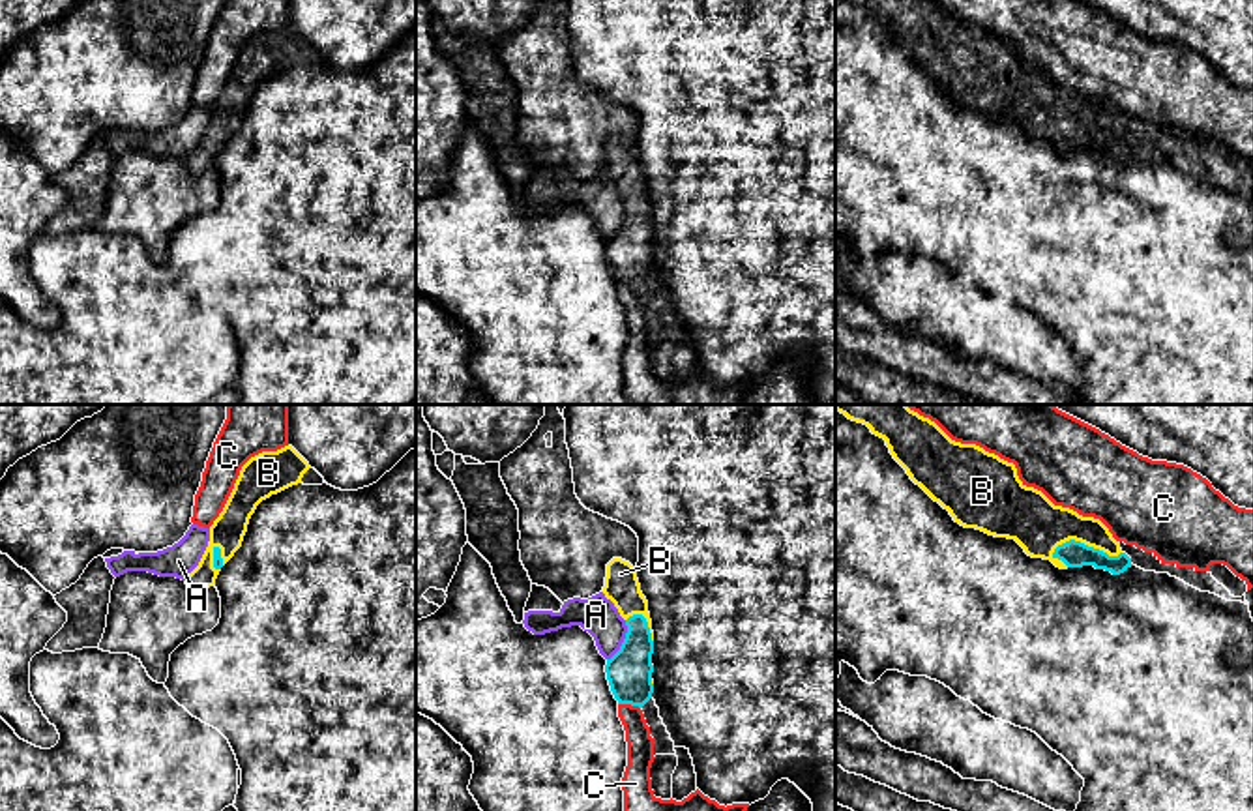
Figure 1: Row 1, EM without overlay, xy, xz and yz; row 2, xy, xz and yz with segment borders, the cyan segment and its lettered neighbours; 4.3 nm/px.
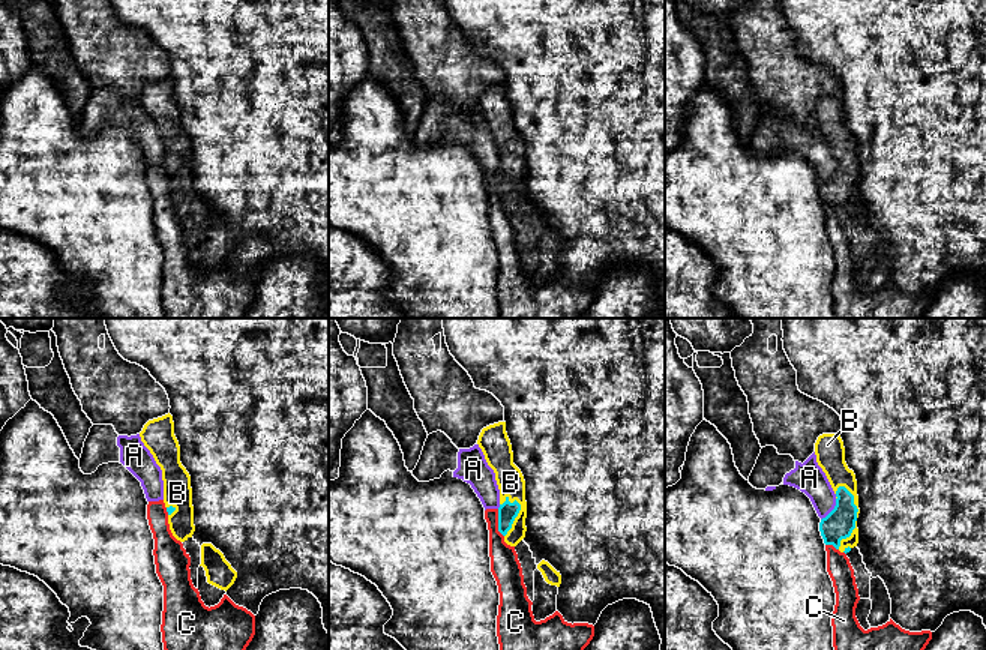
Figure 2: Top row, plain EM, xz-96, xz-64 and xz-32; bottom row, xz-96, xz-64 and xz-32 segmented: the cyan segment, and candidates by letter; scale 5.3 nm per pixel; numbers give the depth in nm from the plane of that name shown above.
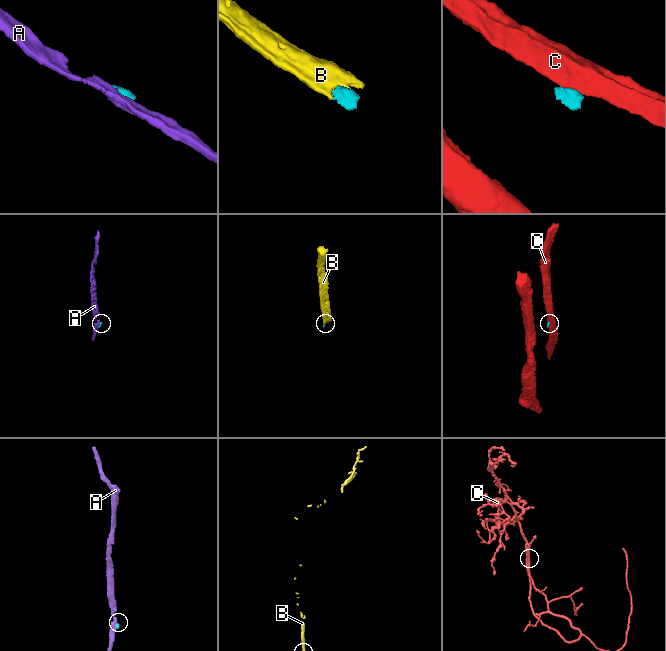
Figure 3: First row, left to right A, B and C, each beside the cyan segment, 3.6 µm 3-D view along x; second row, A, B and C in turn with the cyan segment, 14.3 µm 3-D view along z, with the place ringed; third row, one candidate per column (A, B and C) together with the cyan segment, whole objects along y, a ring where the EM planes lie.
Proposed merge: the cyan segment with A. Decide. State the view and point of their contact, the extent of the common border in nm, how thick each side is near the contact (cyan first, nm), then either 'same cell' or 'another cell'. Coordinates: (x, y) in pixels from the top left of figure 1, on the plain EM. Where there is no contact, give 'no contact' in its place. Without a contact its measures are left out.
contact xz (624, 221); length 190 nm; calibres 190 and 160 nm; another cell

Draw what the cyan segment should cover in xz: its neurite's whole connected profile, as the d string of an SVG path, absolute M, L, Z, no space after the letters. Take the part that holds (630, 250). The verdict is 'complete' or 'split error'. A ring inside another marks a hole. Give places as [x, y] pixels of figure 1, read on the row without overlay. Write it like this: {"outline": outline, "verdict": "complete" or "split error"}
{"outline": "M612 139L607 144L603 174L614 184L627 206L620 230L605 245L611 272L618 285L642 288L654 273L654 212L637 148L622 139Z", "verdict": "split error"}

